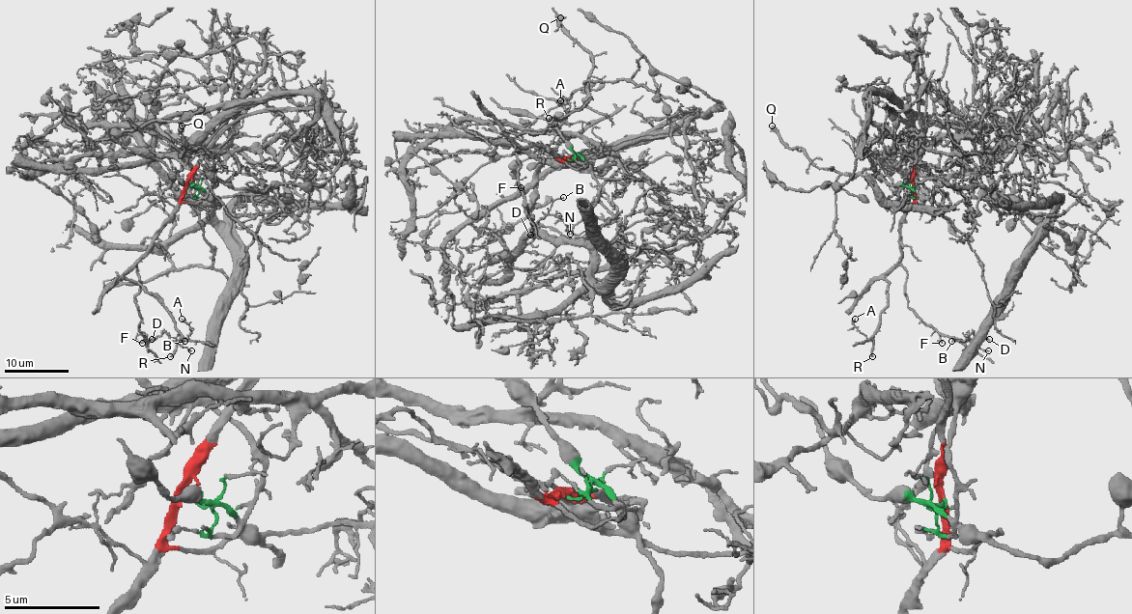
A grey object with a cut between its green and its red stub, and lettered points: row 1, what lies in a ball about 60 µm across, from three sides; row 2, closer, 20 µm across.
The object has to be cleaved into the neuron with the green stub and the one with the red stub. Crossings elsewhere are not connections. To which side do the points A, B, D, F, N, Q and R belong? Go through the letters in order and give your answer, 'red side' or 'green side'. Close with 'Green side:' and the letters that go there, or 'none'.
A: red side
B: red side
D: red side
F: red side
N: red side
Q: green side
R: red side
Green side: Q

